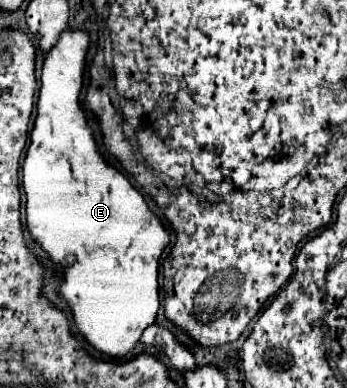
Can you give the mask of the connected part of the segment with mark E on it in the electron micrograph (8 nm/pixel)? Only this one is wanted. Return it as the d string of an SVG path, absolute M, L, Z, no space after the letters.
M66 28L64 34L60 34L60 40L56 42L56 48L52 48L44 60L44 70L42 70L42 86L40 86L40 94L38 94L38 116L30 134L30 146L24 158L24 166L22 166L22 184L24 184L24 192L26 192L26 226L28 226L28 234L30 240L36 242L42 252L46 254L46 258L60 270L62 274L62 286L60 286L60 296L62 300L68 304L72 316L74 316L74 324L78 328L78 332L82 334L82 338L92 344L94 350L98 350L100 354L106 354L110 358L126 358L140 342L142 332L154 324L158 308L160 308L160 298L158 298L158 264L160 264L160 256L164 252L164 248L170 242L168 232L164 230L160 218L150 212L150 208L146 206L146 200L142 198L142 194L130 184L130 180L118 172L114 166L110 166L108 162L104 162L92 130L88 128L86 122L86 114L80 106L80 90L82 90L82 74L84 74L84 56L88 50L88 34L80 32L80 30L70 30Z

